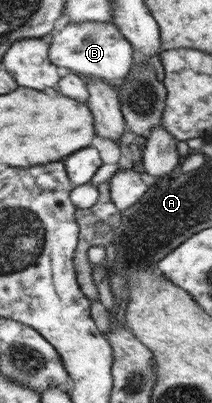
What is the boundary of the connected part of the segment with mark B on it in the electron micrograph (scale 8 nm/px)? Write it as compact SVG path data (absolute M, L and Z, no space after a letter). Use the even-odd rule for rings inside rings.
M111 22L68 23L49 44L48 56L63 72L117 83L130 74L133 46Z

